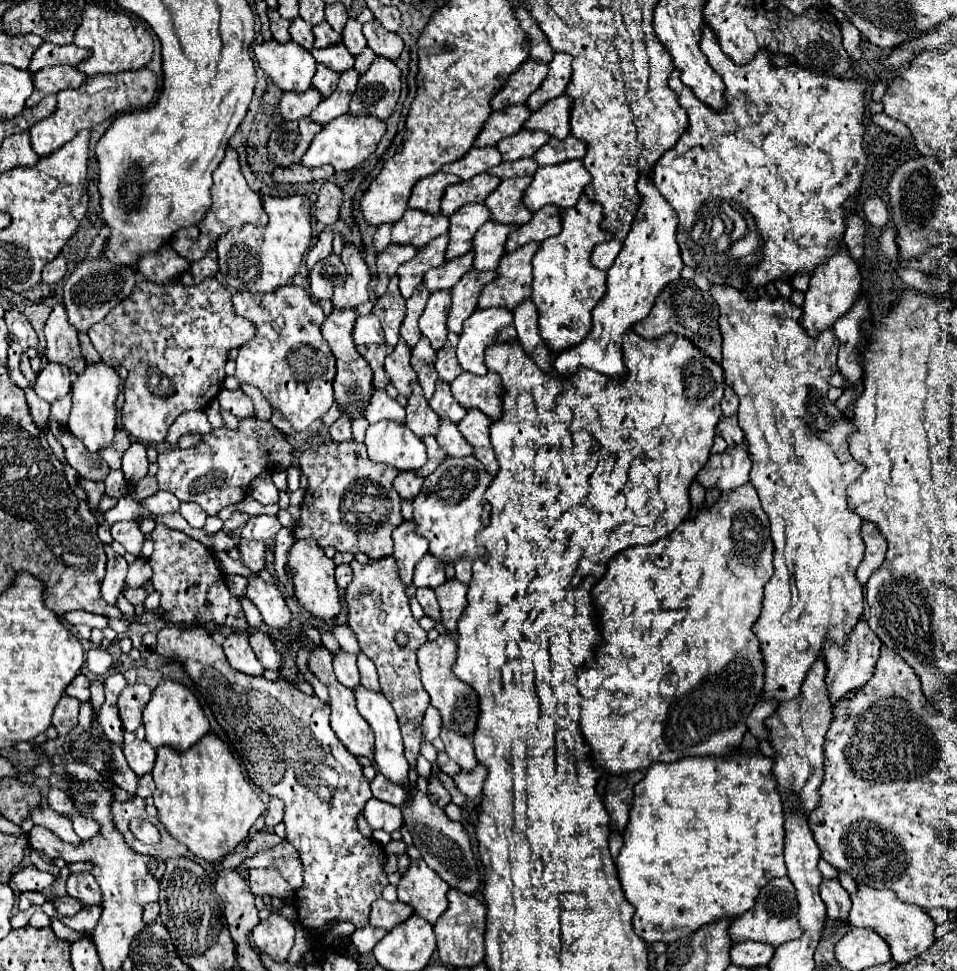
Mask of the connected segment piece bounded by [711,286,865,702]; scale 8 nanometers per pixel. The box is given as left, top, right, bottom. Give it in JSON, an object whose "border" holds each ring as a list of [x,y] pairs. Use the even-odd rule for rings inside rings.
{"border":[[[711,286],[711,294],[721,308],[721,366],[725,382],[735,390],[741,402],[737,416],[749,442],[749,456],[753,462],[749,480],[759,492],[763,510],[771,520],[775,572],[765,584],[763,610],[753,624],[753,632],[761,644],[765,664],[763,698],[783,702],[799,696],[801,684],[813,662],[821,656],[823,644],[831,640],[837,646],[843,646],[863,614],[863,586],[855,578],[855,570],[865,552],[865,544],[861,540],[863,520],[849,508],[845,492],[847,486],[861,474],[861,464],[853,460],[847,442],[847,434],[853,432],[855,426],[853,420],[845,418],[827,398],[829,376],[837,372],[835,356],[839,344],[835,344],[833,328],[813,340],[799,324],[801,308],[781,296],[777,300],[763,296],[749,302],[747,294],[731,286]]]}

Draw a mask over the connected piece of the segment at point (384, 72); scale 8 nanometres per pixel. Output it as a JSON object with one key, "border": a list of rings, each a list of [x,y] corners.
{"border":[[[377,56],[373,60],[373,64],[369,66],[369,70],[359,78],[357,92],[351,98],[351,110],[349,112],[351,114],[367,114],[367,116],[375,116],[379,120],[387,120],[391,116],[391,112],[395,110],[399,94],[401,94],[401,70],[389,58]]]}

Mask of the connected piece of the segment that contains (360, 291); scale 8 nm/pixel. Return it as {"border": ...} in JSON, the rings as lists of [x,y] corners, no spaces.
{"border":[[[345,244],[341,252],[341,262],[347,268],[347,280],[343,286],[335,286],[333,304],[337,308],[355,308],[361,302],[369,300],[367,284],[371,282],[371,272],[365,264],[363,254],[357,246]]]}

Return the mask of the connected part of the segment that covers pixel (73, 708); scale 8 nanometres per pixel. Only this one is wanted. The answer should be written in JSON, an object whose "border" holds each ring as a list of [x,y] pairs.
{"border":[[[67,694],[57,702],[53,712],[53,726],[57,728],[59,734],[67,734],[75,726],[75,720],[79,716],[79,704],[81,704],[79,700]]]}

